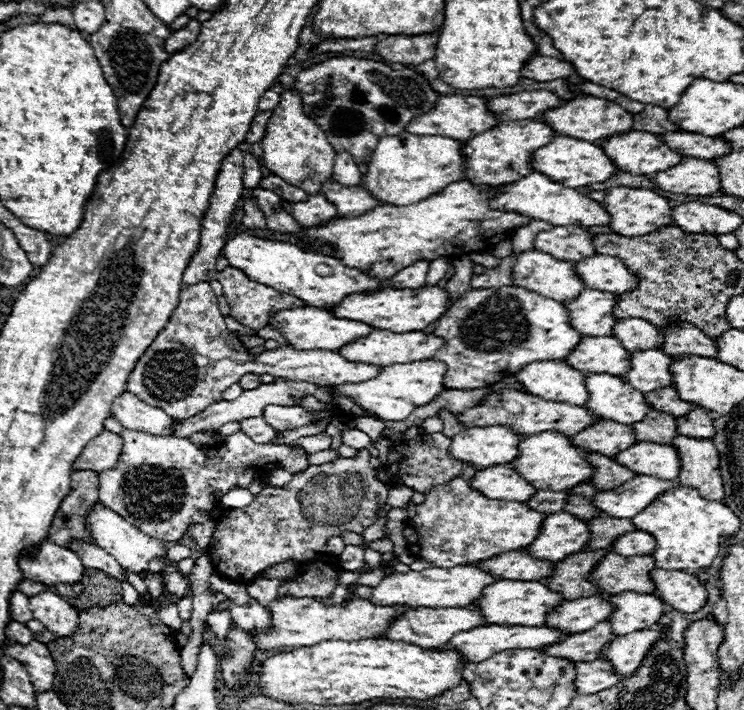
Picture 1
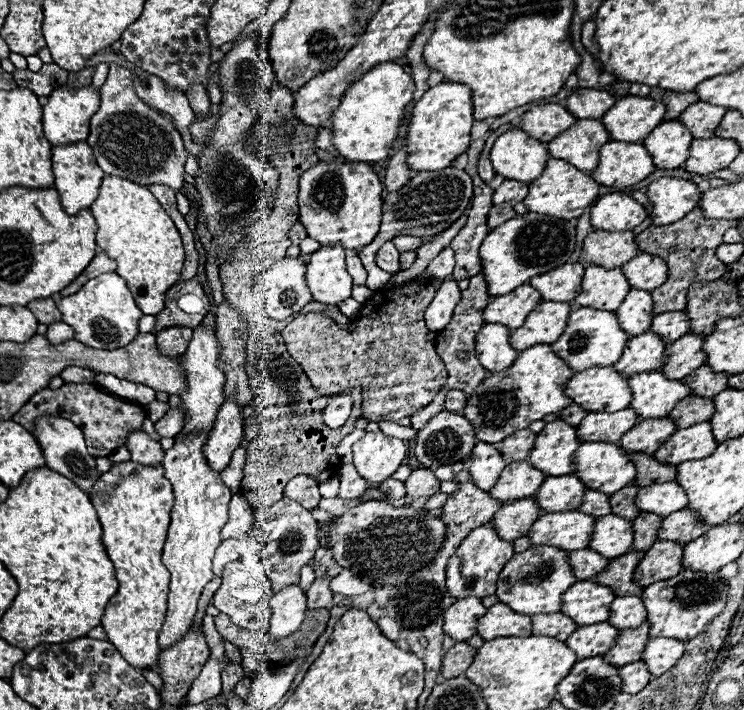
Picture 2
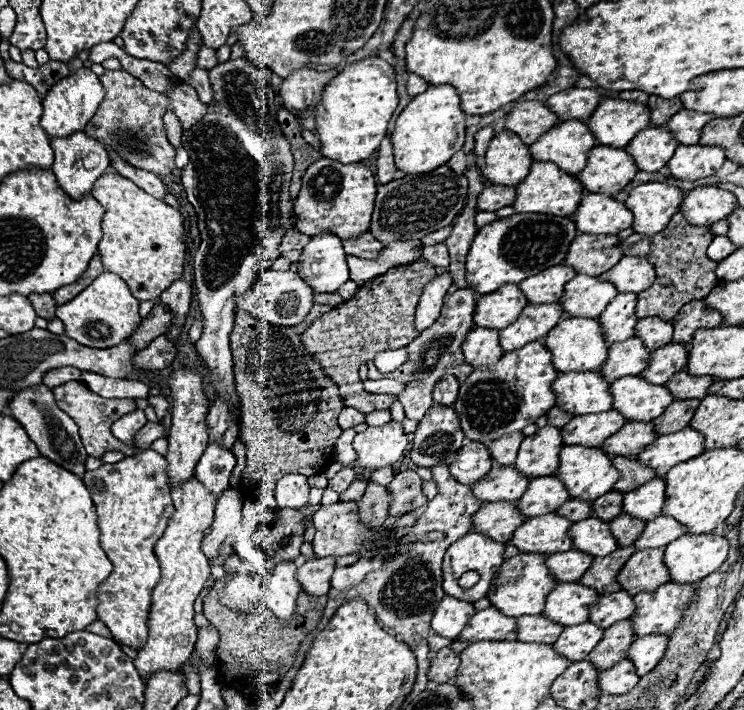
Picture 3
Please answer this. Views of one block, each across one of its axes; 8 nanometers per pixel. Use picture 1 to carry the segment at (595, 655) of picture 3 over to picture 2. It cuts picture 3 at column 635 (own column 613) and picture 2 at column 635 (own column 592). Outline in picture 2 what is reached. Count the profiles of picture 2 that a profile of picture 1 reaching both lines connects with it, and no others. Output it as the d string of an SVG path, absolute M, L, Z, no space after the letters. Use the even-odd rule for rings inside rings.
M642 624L640 628L622 630L618 634L618 640L614 642L614 646L606 654L602 654L606 664L624 666L634 660L640 660L640 654L648 642L648 628L650 628L648 624Z

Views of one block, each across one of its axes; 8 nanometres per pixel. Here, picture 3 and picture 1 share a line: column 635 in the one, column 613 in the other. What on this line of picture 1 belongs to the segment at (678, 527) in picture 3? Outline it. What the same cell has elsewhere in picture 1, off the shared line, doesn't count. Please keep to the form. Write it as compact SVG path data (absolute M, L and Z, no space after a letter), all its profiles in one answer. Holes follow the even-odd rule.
M628 532L624 536L620 536L616 542L612 542L614 550L622 556L648 556L654 552L656 540L648 534L648 532Z

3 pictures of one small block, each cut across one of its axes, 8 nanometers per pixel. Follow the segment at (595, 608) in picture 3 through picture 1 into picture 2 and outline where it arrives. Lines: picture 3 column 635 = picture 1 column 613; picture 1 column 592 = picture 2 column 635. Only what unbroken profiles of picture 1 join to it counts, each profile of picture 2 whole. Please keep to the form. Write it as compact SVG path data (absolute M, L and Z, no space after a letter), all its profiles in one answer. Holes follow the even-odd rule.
M616 596L610 604L608 622L618 630L636 628L646 622L646 608L638 596Z

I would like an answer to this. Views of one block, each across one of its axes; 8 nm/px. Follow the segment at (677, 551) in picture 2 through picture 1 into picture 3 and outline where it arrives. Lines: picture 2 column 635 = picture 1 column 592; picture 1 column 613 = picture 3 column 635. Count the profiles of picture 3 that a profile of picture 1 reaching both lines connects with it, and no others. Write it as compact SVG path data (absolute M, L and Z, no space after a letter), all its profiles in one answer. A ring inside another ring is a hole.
M646 548L630 556L618 574L618 582L632 596L644 590L656 590L670 580L668 566L664 564L664 548Z

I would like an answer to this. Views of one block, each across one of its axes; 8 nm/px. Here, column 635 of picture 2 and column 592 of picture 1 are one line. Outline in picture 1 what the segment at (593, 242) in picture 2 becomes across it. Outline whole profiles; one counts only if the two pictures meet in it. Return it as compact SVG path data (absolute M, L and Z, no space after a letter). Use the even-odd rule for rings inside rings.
M554 226L548 232L540 232L534 246L554 258L572 262L580 262L596 254L592 234L580 226Z

